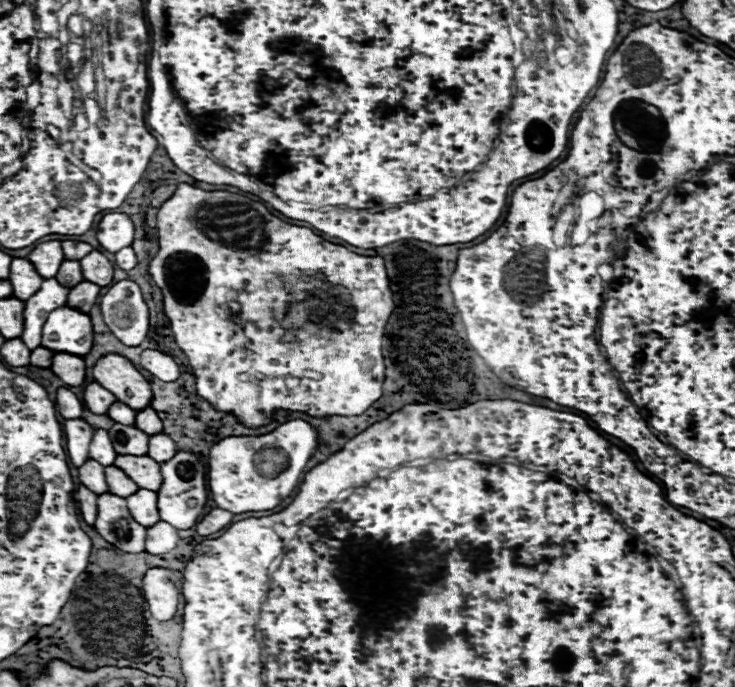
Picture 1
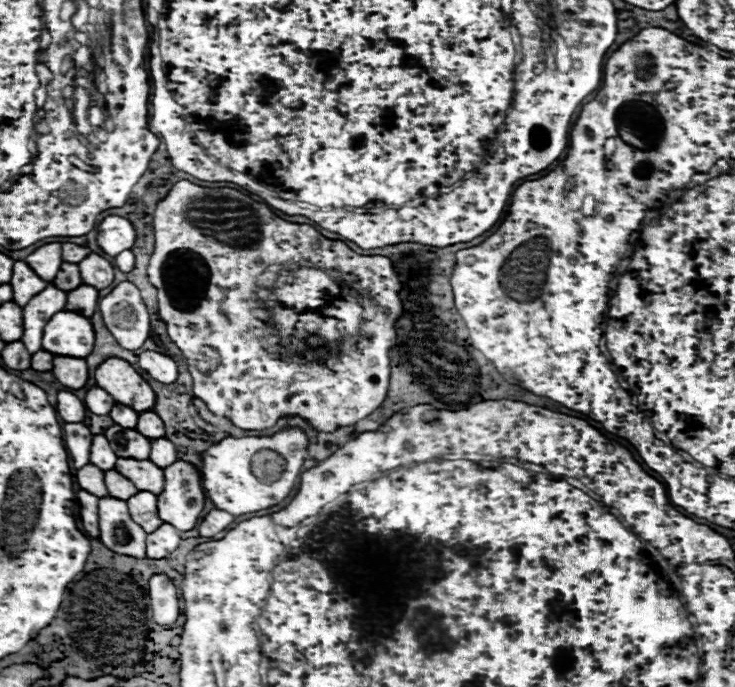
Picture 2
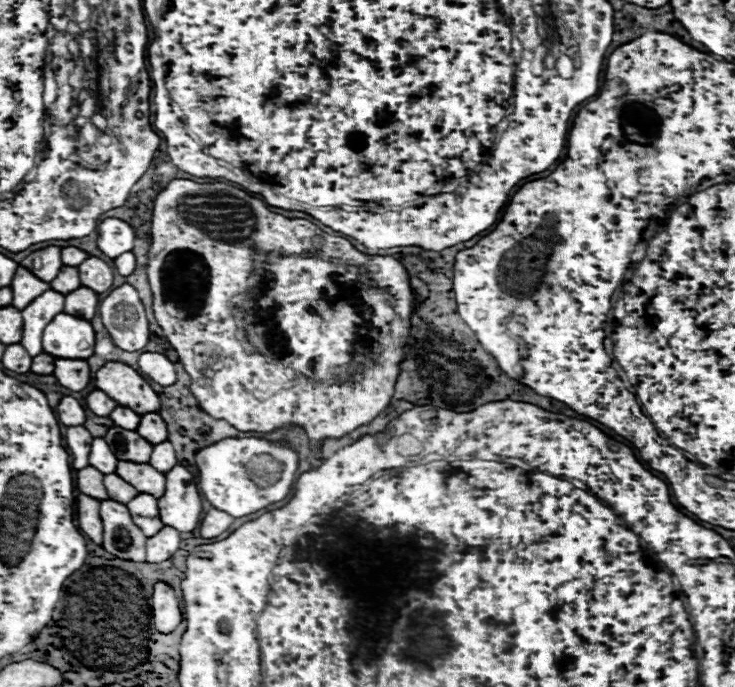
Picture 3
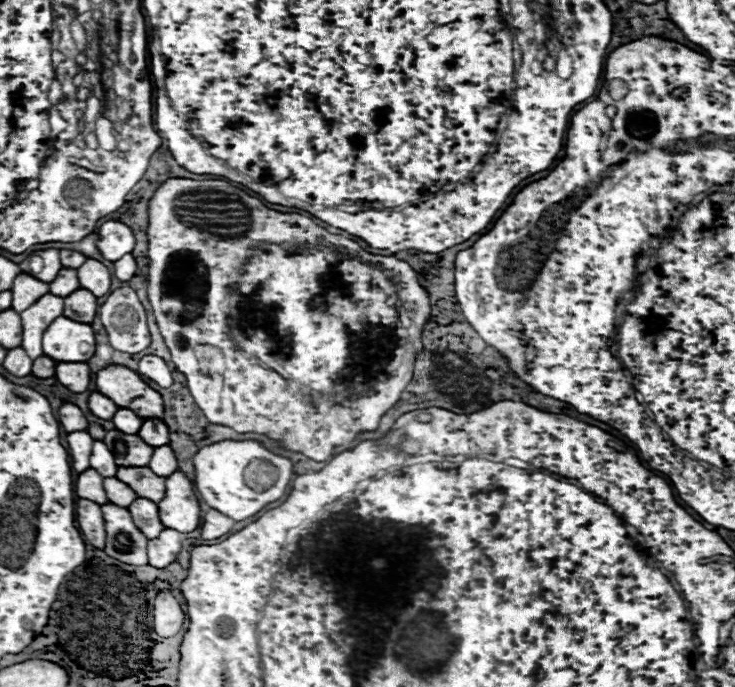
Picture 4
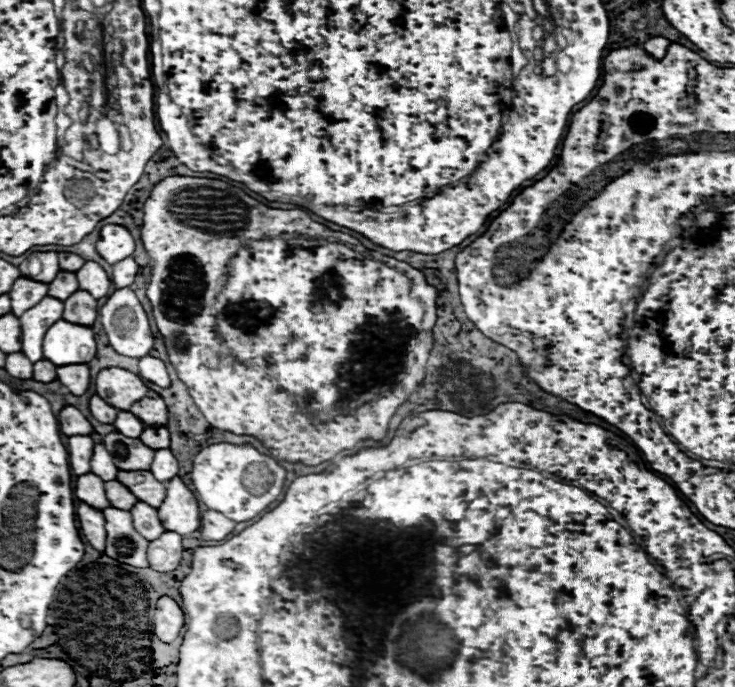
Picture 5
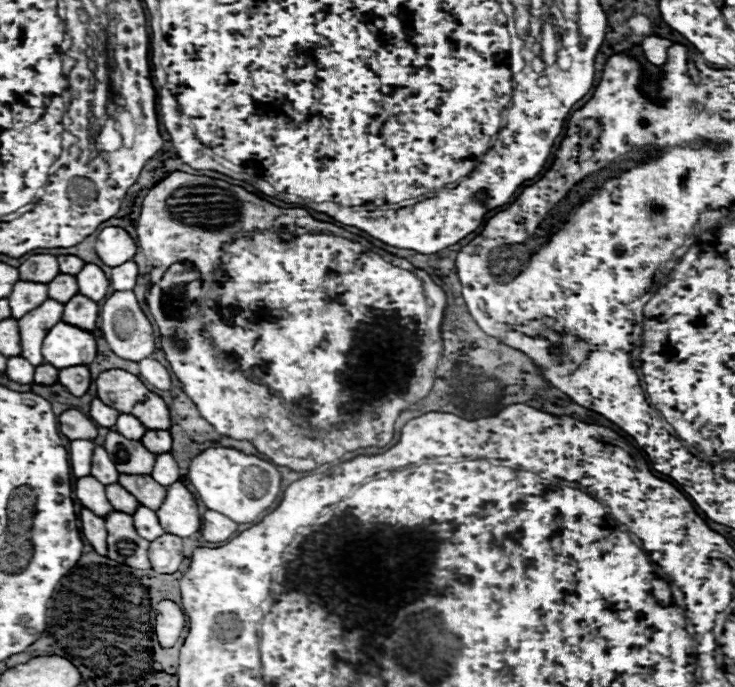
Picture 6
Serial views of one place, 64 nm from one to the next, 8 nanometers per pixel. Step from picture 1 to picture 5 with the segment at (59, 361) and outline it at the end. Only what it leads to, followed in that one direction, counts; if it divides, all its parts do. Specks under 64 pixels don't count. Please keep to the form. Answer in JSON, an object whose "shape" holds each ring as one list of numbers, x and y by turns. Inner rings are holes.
{"shape":[[58,366,56,378,74,394,80,396,88,390,90,368,88,366]]}

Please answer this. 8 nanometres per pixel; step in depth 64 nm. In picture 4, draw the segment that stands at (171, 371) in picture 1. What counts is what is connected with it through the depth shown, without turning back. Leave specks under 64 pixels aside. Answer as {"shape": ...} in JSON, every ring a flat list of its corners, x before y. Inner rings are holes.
{"shape":[[152,354,142,356,140,366,138,366,138,372,142,376,148,376,150,380,154,380,162,388,170,388,172,382,174,382,170,368,166,366,166,362,160,356,152,356]]}

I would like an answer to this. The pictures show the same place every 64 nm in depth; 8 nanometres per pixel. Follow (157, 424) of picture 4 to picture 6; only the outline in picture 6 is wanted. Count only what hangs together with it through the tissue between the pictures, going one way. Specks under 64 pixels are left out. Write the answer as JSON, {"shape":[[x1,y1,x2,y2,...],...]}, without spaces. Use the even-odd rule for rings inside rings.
{"shape":[[146,430,146,434,142,436,142,444,154,454,168,452,172,448,172,436,168,430]]}

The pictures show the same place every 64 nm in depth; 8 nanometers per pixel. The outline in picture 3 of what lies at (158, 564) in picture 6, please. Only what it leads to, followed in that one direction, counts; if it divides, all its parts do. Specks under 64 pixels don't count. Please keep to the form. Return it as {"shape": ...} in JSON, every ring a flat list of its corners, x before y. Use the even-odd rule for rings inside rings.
{"shape":[[164,526,158,534,146,540,146,560,152,564,170,560,174,552,180,548,180,532,174,530,172,526]]}

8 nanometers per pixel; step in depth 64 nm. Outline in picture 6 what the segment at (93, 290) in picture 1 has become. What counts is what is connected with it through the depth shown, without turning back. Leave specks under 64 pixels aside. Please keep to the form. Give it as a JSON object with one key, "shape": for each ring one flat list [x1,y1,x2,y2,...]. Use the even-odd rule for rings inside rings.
{"shape":[[74,294,74,298,70,298,70,302,64,304,64,314,62,320,84,328,84,330,94,330,96,328,96,318,98,318,98,304,92,302,90,298,82,296,82,294]]}

